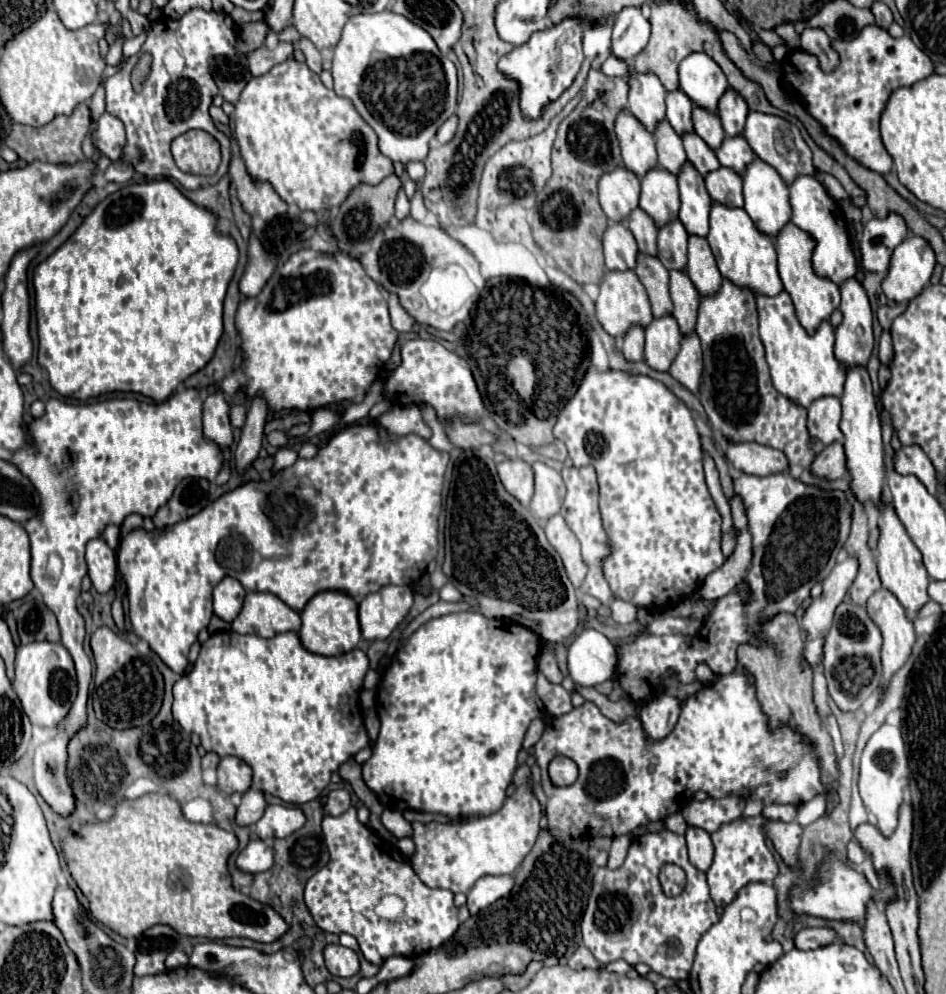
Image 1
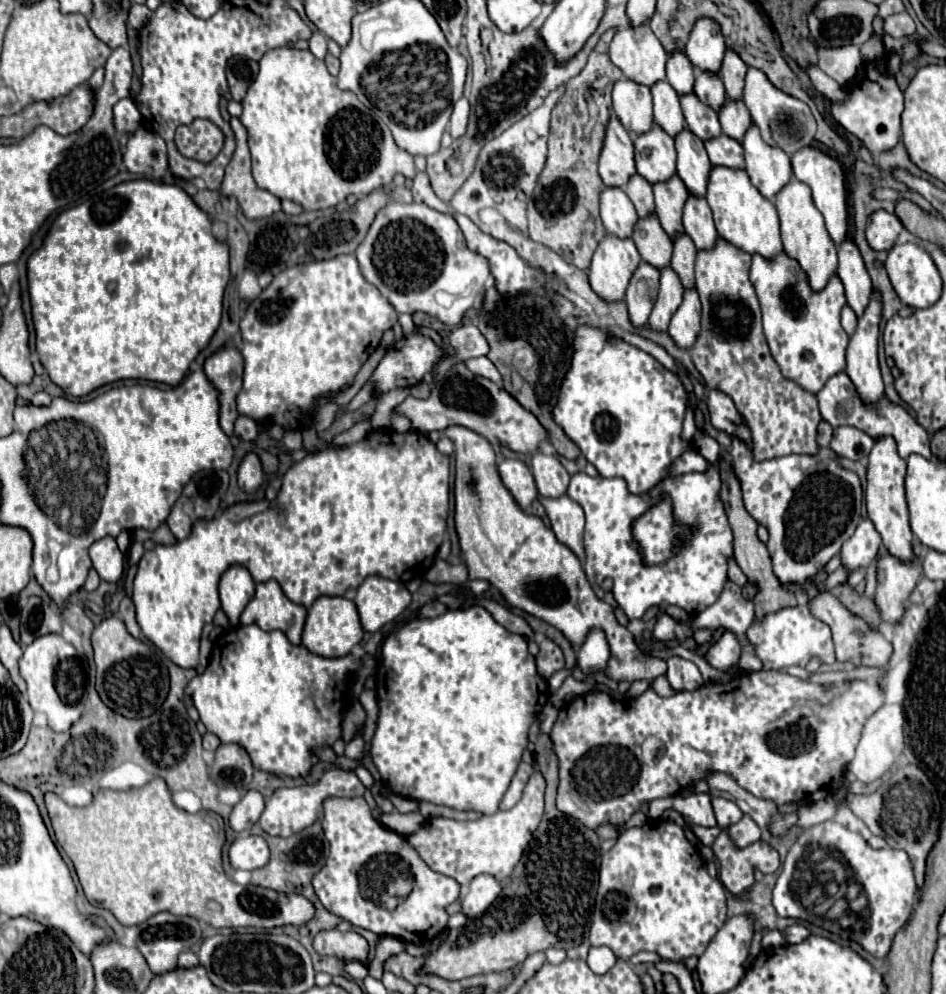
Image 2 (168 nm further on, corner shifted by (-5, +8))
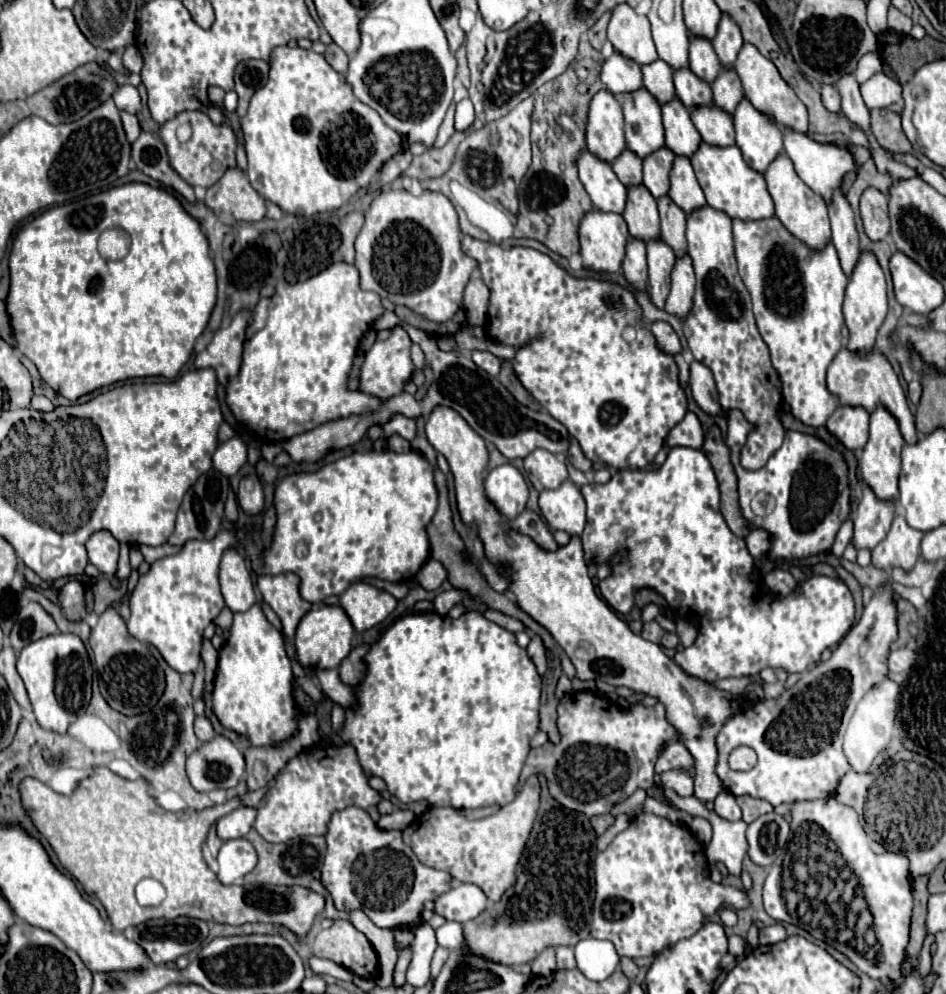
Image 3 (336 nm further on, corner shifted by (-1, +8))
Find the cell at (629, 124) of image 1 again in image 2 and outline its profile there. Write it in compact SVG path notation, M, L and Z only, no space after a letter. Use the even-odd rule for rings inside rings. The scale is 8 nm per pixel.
M622 78L614 84L612 102L614 114L630 134L640 136L640 132L648 132L648 128L652 128L652 94L648 86Z

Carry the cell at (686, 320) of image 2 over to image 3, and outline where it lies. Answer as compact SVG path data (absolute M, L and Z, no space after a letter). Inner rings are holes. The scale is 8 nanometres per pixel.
M688 254L678 256L670 278L672 278L672 286L664 308L666 312L676 314L678 318L684 320L692 308L692 296L694 296L694 268Z

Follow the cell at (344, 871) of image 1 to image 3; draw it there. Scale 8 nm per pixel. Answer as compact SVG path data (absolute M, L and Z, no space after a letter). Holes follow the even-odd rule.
M350 806L346 810L336 812L330 820L326 842L328 842L328 852L326 852L326 860L322 866L322 882L330 890L336 908L348 910L348 912L362 910L380 928L394 930L394 928L402 928L402 926L416 926L420 920L424 902L434 900L452 888L452 876L448 872L424 866L414 856L414 852L402 842L402 834L398 830L390 830L390 832L380 830L372 822L368 812L362 808ZM370 904L396 904L396 906L392 910L378 910L378 908L372 908Z

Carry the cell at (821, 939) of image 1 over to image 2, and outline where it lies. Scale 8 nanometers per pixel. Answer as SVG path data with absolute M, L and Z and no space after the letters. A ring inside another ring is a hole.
M794 924L794 926L788 926L784 930L784 936L790 944L800 944L800 940L806 940L810 936L810 930L804 928L802 924Z

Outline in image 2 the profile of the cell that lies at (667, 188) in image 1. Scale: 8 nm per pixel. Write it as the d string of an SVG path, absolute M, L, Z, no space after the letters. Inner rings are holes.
M652 126L650 132L634 138L636 170L650 184L670 180L676 174L676 150L674 138L662 128Z

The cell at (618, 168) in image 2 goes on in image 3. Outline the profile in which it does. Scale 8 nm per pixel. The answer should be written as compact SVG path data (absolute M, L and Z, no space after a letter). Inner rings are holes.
M608 90L596 92L588 104L588 124L586 124L588 150L606 162L626 148L624 140L624 118L622 106Z

